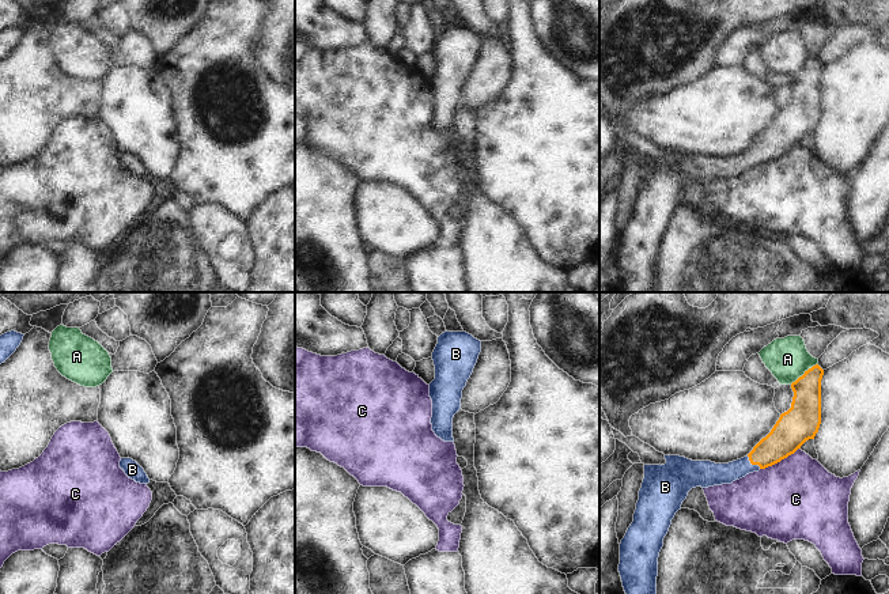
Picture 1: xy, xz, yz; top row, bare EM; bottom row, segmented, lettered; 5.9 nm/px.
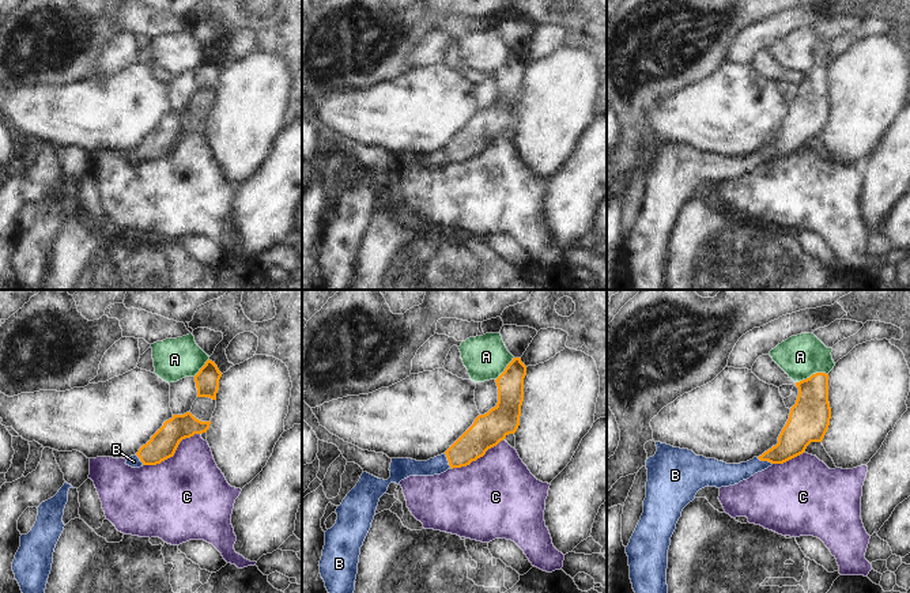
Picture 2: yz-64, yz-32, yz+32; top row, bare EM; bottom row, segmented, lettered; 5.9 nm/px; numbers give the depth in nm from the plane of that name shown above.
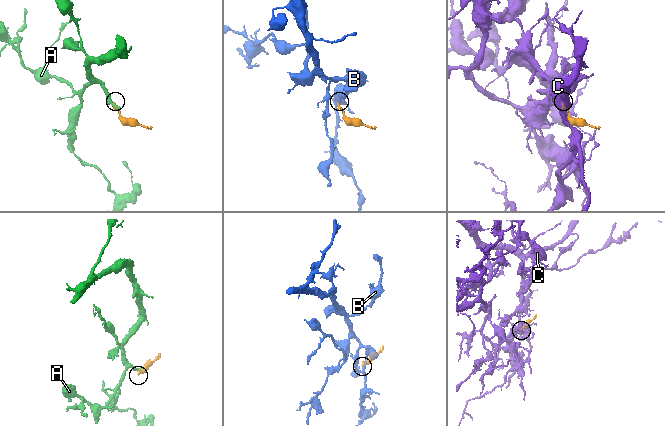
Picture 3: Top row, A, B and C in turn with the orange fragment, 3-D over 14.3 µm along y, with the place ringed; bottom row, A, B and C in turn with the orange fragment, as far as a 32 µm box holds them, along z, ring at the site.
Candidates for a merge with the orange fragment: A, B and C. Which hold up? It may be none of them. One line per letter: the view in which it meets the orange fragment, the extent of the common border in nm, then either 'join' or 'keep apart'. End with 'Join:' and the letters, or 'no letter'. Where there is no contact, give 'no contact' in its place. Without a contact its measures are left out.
A: yz | 200 nm | keep apart
B: yz | 120 nm | join
C: yz | 280 nm | keep apart
Join: B

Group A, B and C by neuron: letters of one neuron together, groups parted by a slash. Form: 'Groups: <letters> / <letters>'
Groups: A / B / C.

